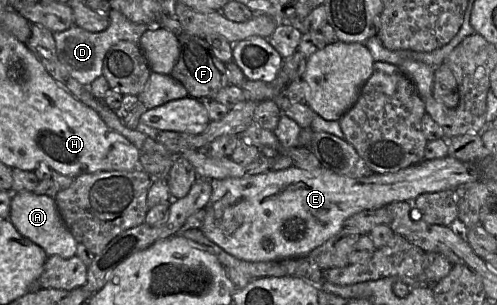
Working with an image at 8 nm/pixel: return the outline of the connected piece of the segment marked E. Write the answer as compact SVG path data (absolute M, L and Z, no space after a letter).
M449 155L439 159L425 159L395 173L373 173L361 178L337 175L324 167L307 171L291 166L280 171L269 170L241 178L212 180L213 191L205 207L205 219L200 229L211 241L242 260L262 262L308 256L315 248L338 234L345 221L356 213L379 209L393 202L412 203L421 194L454 190L462 184L478 180L478 172L472 163L461 162Z

